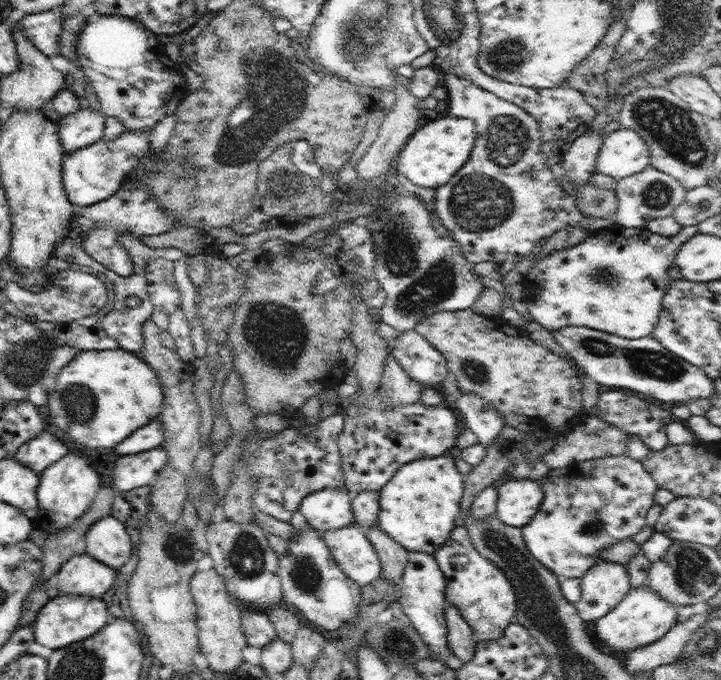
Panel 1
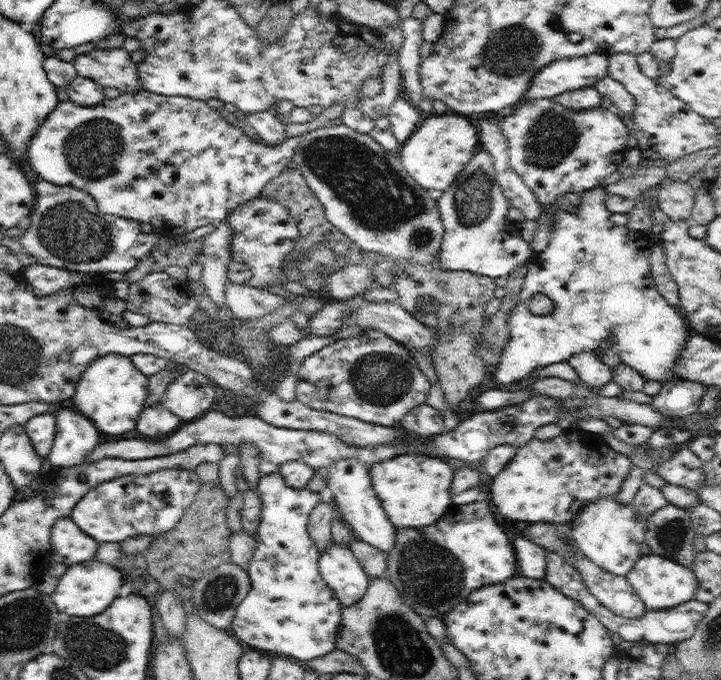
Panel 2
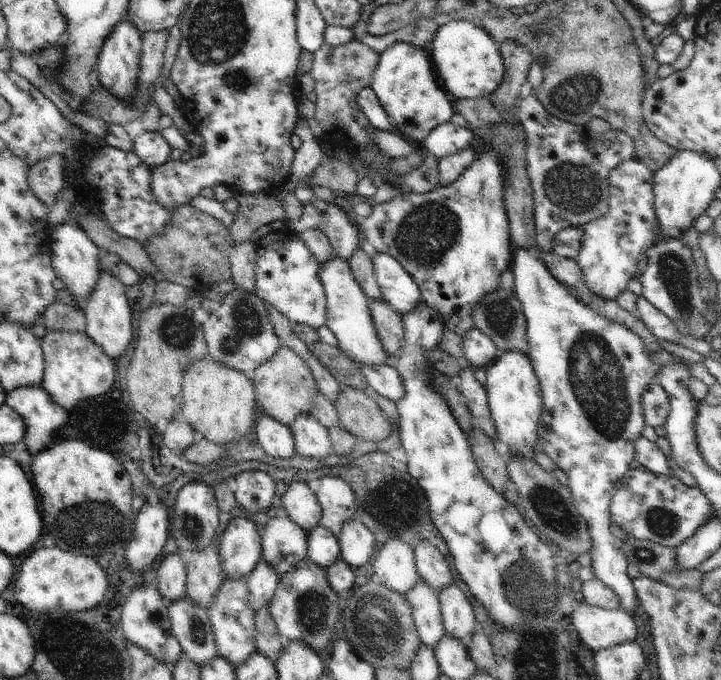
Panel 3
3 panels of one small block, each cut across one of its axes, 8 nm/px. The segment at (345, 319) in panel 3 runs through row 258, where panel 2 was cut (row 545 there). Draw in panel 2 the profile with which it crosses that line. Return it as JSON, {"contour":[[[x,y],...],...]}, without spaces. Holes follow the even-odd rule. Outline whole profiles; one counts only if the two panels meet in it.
{"contour":[[[332,543],[319,558],[319,571],[342,606],[359,602],[371,578],[348,545]]]}

